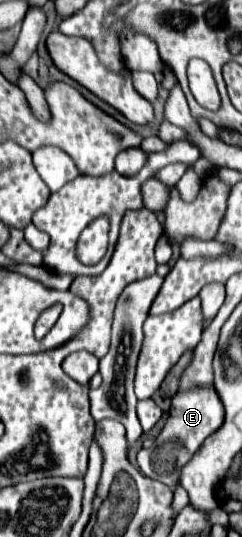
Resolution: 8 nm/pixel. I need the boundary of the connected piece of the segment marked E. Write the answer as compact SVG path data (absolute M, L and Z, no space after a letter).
M199 388L199 392L175 394L171 400L169 420L151 448L143 448L137 454L137 462L143 474L179 474L179 468L197 452L207 436L211 436L223 422L223 406L215 390Z

